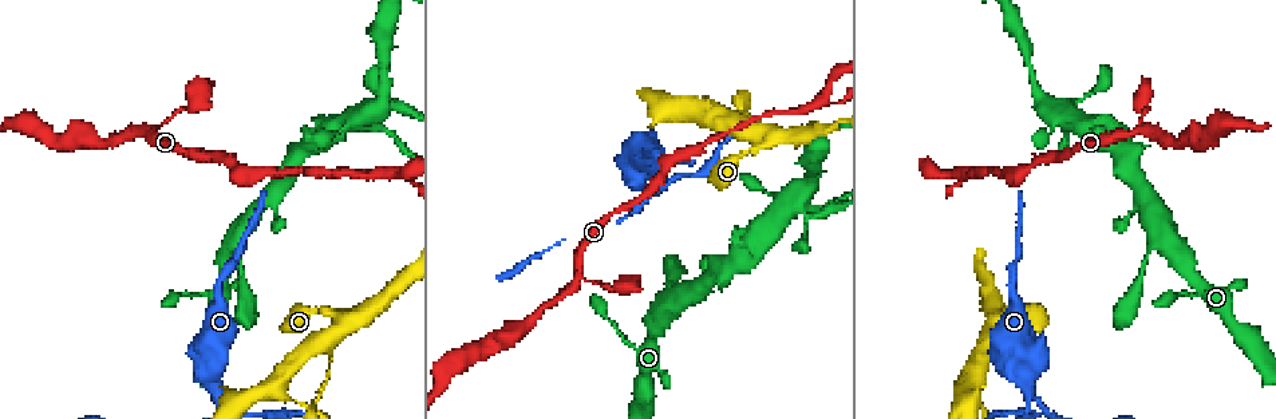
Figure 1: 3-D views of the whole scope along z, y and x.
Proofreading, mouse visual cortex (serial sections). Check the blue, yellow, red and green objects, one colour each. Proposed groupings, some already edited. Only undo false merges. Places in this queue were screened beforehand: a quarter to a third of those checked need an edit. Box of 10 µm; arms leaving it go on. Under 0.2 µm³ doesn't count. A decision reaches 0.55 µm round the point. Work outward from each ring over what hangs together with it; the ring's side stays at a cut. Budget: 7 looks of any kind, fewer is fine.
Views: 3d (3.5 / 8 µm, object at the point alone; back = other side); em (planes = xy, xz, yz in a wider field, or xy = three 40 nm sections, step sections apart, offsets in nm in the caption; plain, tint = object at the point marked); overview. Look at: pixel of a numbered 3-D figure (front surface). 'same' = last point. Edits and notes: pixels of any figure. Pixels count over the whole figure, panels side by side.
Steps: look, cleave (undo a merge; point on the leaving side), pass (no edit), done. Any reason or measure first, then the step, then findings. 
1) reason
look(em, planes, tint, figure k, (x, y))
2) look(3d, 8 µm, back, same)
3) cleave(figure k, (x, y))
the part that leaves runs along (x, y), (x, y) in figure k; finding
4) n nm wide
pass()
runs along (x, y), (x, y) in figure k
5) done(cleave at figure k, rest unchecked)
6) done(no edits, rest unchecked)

abrupt turn
look(3d, 3.5 µm, figure 1, (219, 392))

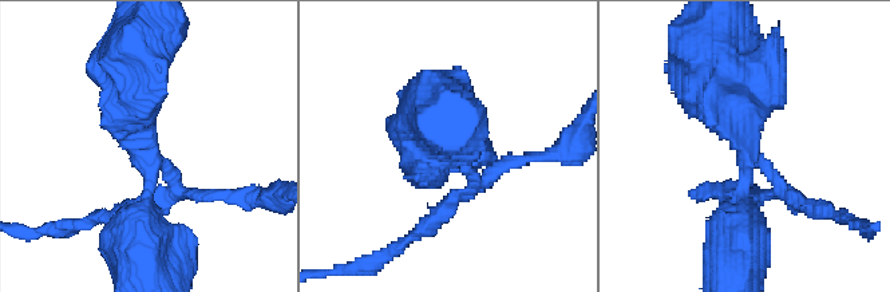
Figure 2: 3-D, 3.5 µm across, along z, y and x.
3 arms; arms of 200, 250, 500 nm
look(em, xy, step 5, tint, figure 2, (148, 154))

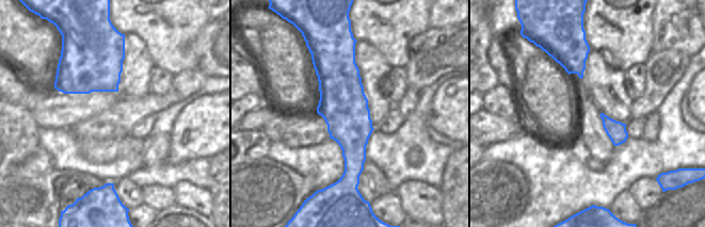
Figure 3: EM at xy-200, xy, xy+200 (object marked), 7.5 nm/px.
cleave(figure 2, (767, 193))
the part that leaves runs along (163, 164), (184, 193), (258, 197) in figure 2; two cells meet here

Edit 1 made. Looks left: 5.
side arm on a straight run
look(3d, 3.5 µm, figure 1, (769, 136))

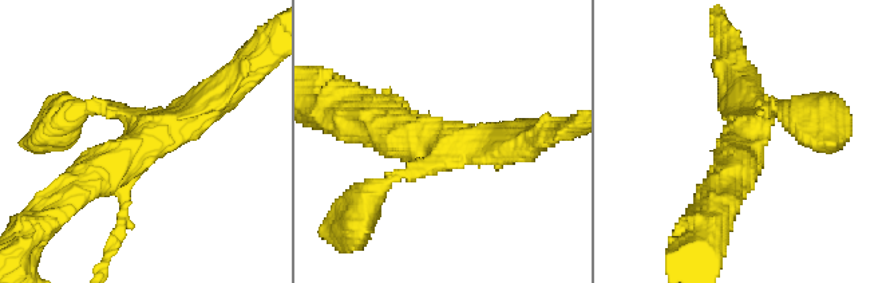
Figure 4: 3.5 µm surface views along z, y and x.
need the tissue
look(em, planes, tint, figure 4, (747, 137))

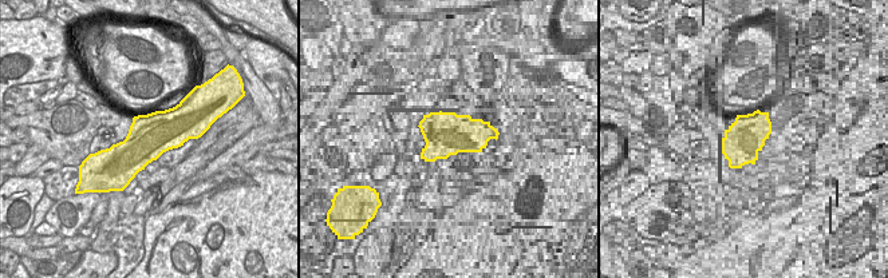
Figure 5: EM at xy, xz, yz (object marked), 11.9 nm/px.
500 nm wide
pass()
runs along (790, 109), (776, 103), (722, 187) in figure 4; all the same cell

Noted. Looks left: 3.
look(3d, 3.5 µm, figure 1, (395, 174))

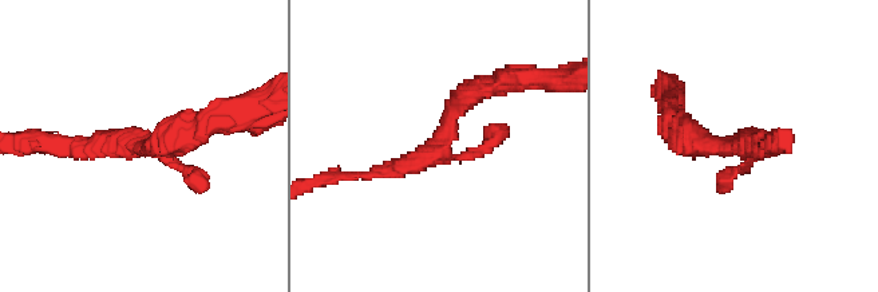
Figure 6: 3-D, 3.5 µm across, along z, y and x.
3 arms; arms of 150, 150, 300 nm; shape alone is not enough
look(em, planes, tint, figure 6, (434, 151))

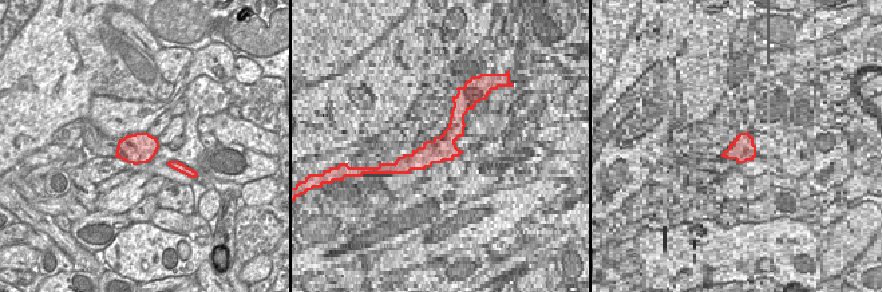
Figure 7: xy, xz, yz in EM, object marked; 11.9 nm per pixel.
pass()
continuous, no second cell

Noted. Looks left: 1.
done(cleave at figure 2, rest unchecked)

